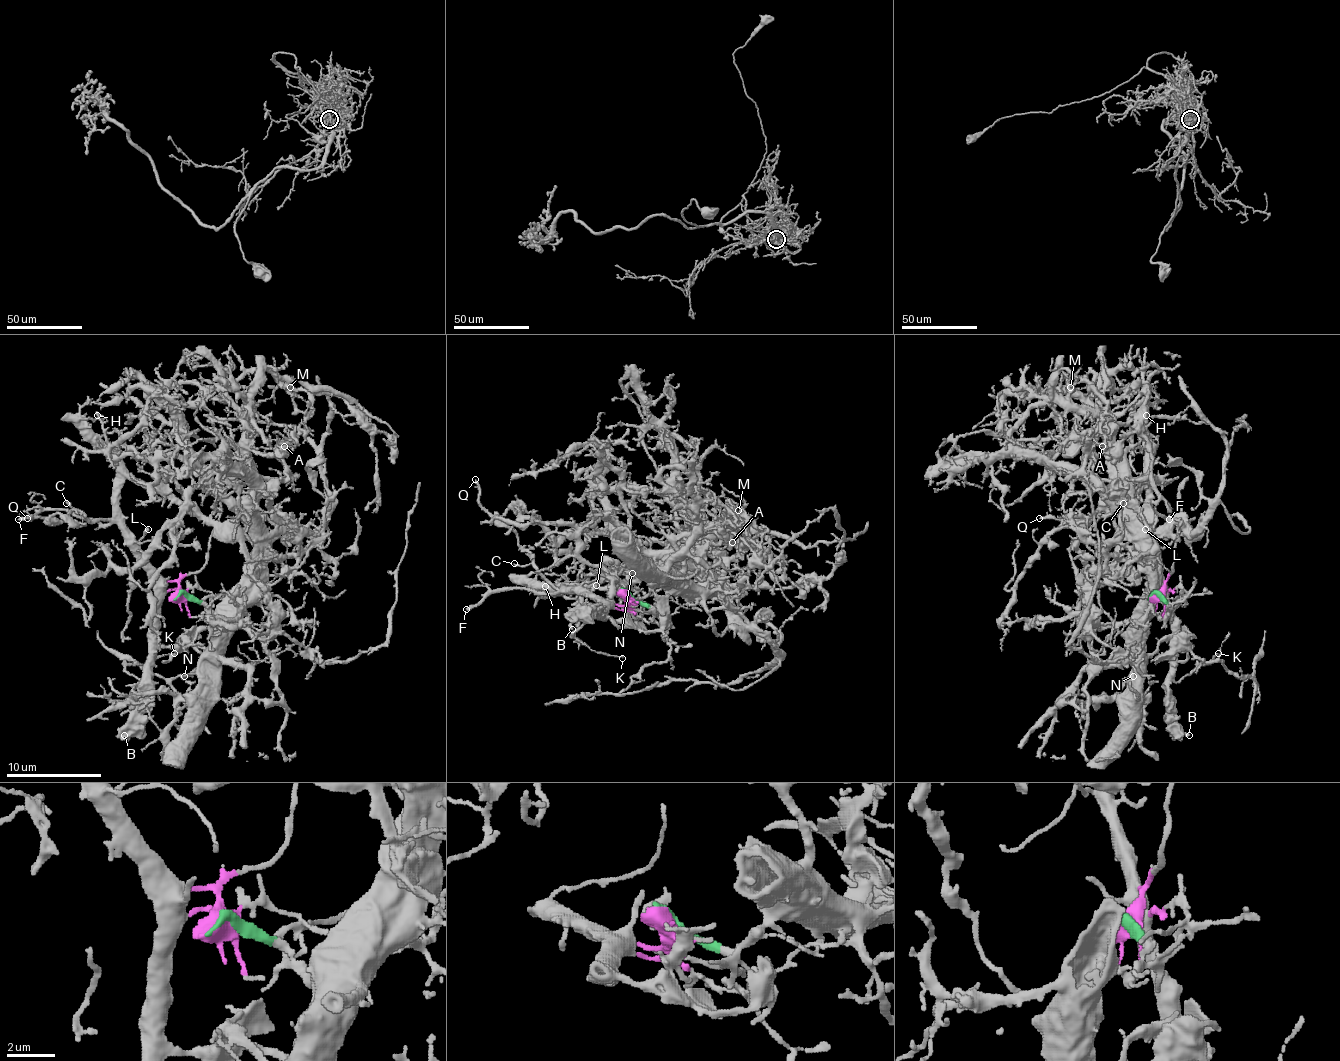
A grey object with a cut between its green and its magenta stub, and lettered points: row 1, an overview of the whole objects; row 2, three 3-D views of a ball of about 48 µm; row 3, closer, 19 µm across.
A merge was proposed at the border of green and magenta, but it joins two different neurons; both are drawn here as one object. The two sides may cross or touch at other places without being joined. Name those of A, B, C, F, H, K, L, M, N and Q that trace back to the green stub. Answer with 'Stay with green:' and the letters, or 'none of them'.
Stay with green: A, M, N

